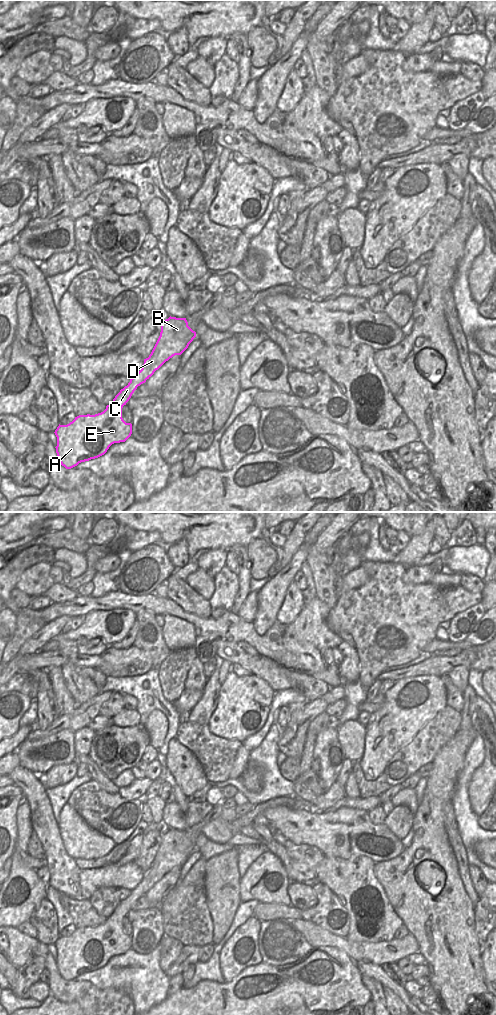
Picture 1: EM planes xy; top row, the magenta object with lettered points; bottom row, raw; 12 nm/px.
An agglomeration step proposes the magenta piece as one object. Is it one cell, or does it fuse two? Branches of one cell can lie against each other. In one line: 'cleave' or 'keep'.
keep

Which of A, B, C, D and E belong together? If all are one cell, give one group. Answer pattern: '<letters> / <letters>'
A B C D E

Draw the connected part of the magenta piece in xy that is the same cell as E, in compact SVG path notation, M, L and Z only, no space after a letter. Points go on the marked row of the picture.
M169 317L161 322L160 336L141 370L120 390L106 409L95 415L79 415L55 430L56 453L66 469L104 455L114 443L125 442L132 434L132 424L122 418L122 408L138 386L175 355L181 355L196 337L186 318Z

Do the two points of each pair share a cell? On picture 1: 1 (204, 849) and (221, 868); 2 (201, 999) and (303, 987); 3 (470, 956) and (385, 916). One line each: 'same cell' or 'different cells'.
1: different cells
2: same cell
3: different cells

